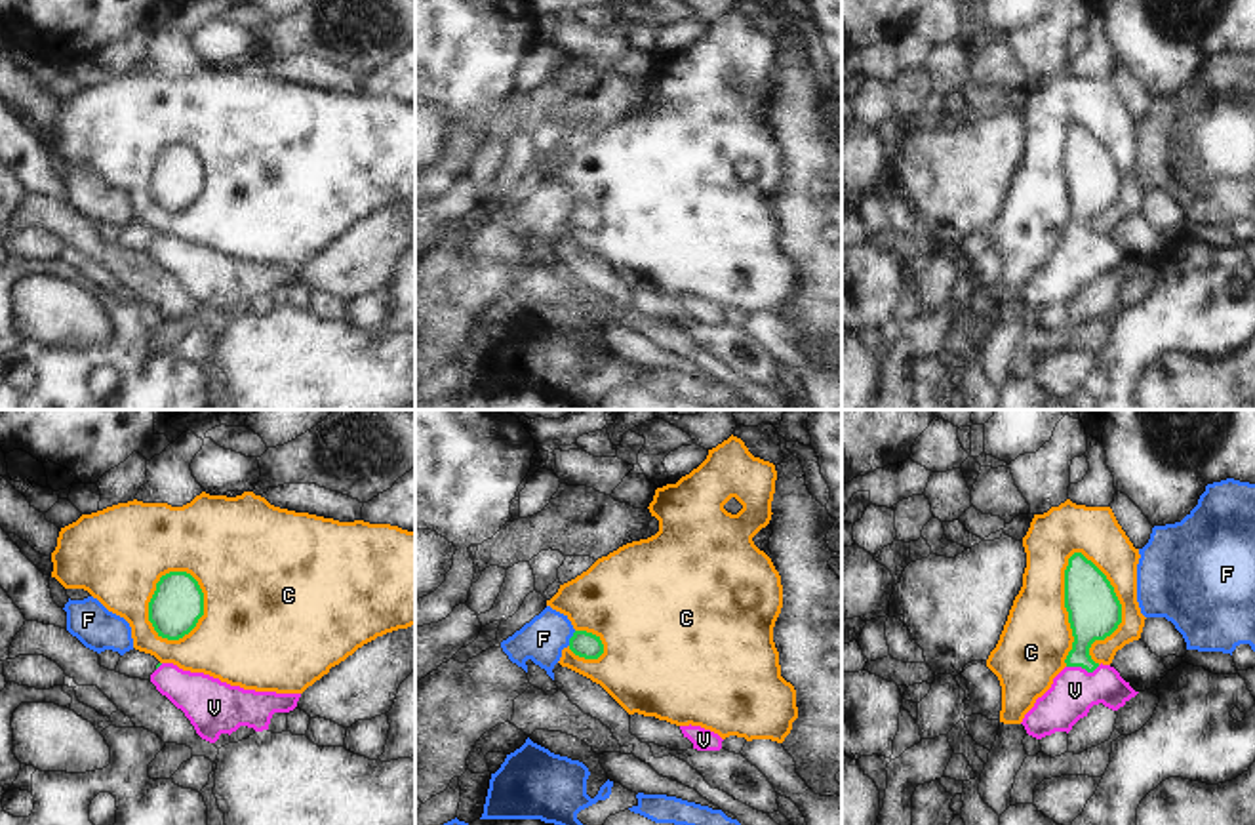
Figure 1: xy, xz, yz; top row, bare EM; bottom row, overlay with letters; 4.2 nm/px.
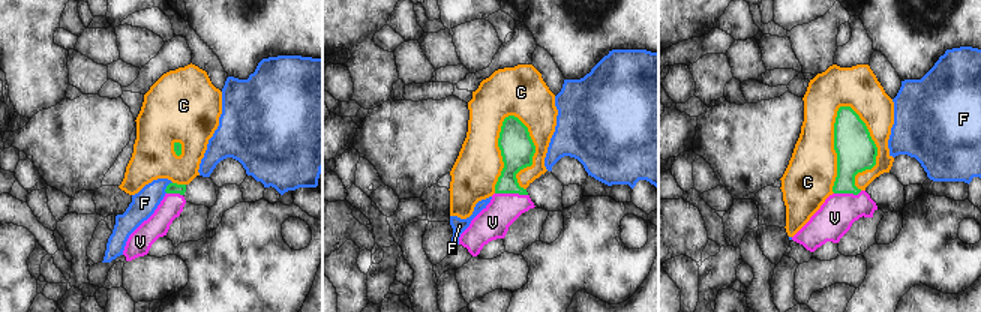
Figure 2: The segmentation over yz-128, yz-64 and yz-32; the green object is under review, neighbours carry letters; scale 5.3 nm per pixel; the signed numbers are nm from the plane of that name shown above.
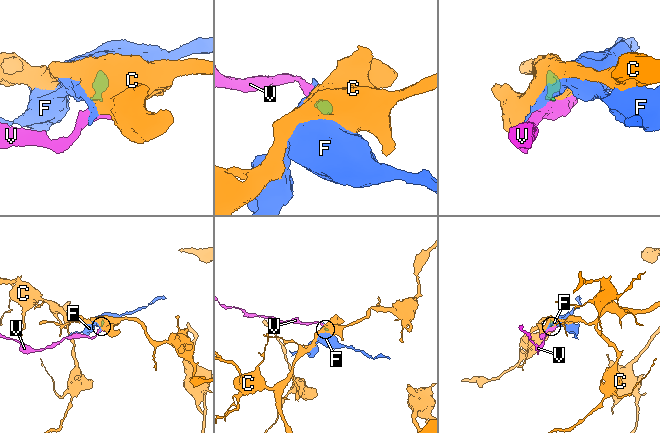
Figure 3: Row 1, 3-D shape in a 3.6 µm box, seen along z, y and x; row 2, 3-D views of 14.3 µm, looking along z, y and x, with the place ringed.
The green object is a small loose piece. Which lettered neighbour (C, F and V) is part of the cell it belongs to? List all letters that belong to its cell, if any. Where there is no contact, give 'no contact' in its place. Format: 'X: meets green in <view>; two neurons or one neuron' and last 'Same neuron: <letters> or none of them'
C: meets green in yz; two neurons
F: meets green in xz; two neurons
V: meets green in yz; one neuron
Same neuron: V

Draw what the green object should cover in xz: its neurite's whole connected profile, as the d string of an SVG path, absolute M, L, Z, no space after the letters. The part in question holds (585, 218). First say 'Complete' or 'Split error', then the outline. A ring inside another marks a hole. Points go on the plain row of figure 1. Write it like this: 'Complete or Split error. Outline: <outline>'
Complete. Outline: M575 204L569 211L569 223L585 232L598 232L604 227L604 217L600 210L587 206L587 204Z

